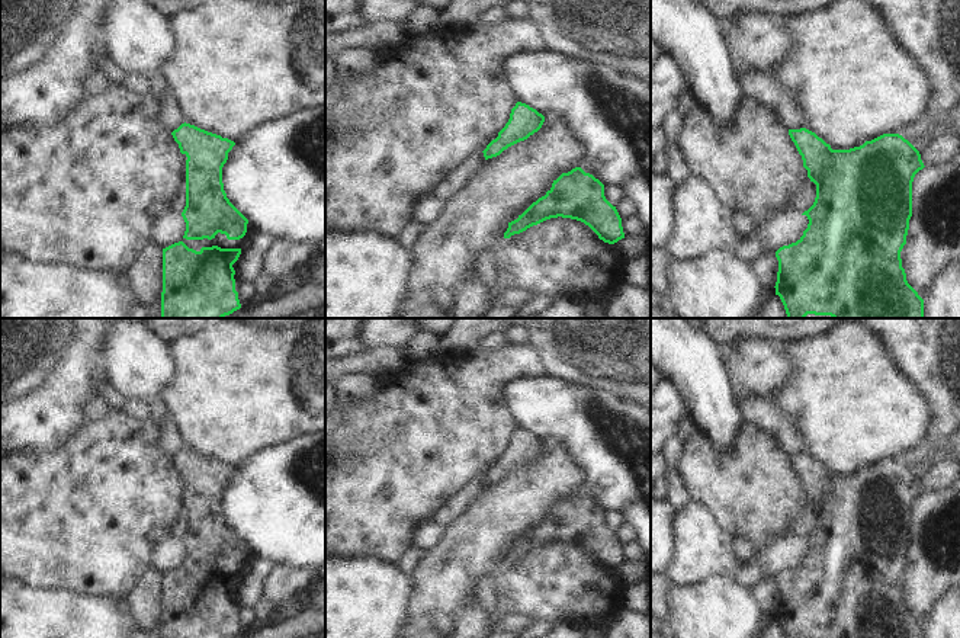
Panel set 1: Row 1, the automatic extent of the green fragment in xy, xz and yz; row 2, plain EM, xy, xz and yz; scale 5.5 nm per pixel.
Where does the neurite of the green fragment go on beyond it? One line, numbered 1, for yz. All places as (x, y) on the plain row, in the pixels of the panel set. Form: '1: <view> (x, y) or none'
1: none

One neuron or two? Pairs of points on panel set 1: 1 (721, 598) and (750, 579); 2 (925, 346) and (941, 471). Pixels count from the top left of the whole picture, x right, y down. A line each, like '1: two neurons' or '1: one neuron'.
1: two neurons
2: two neurons

